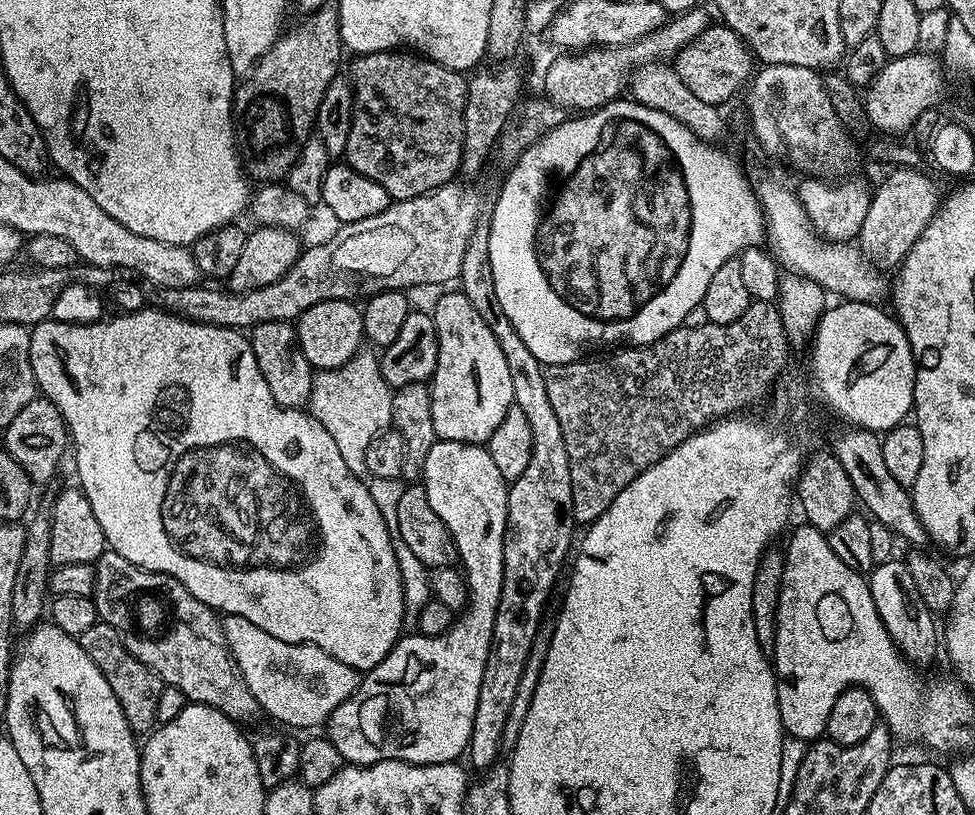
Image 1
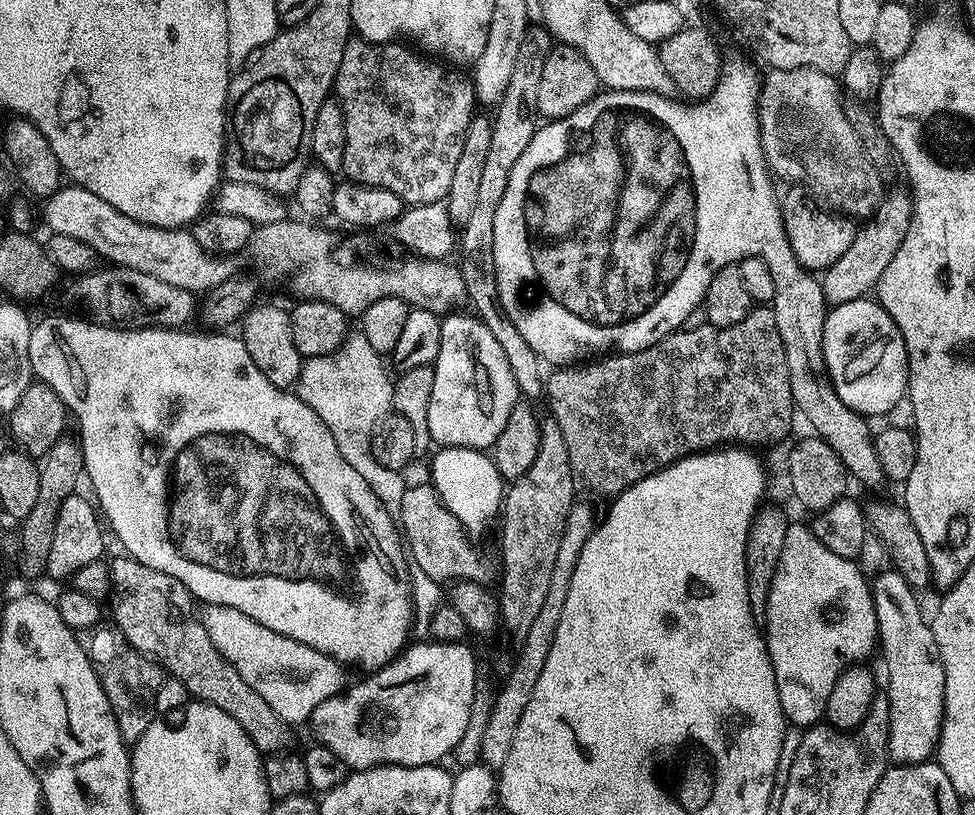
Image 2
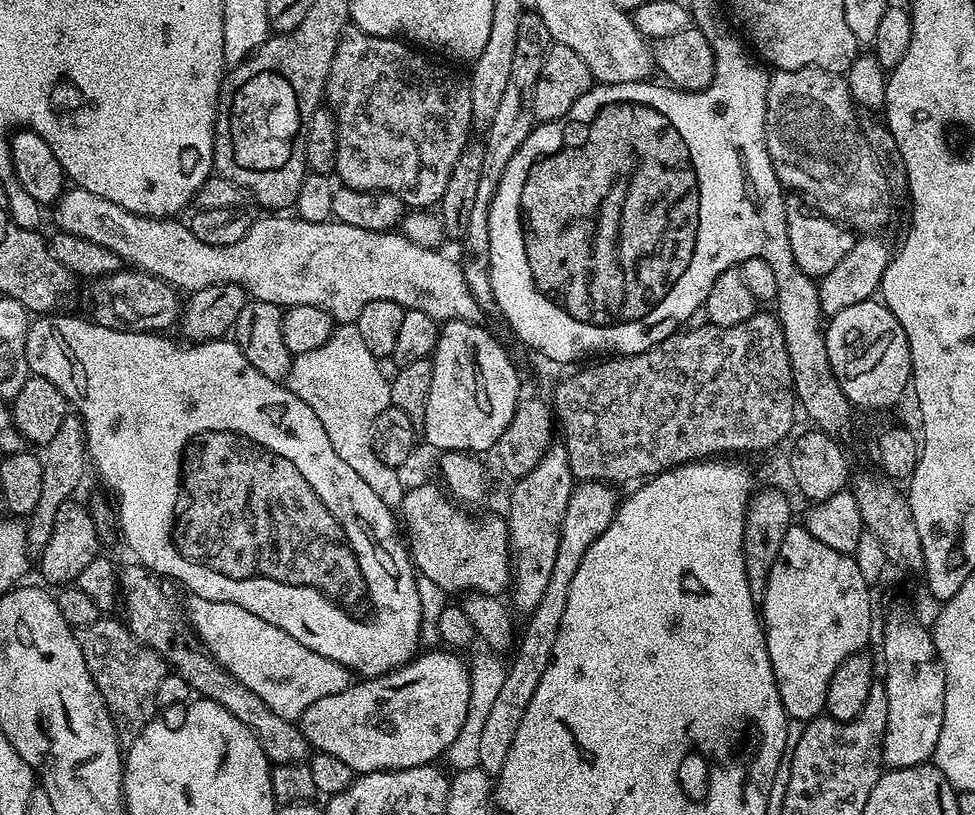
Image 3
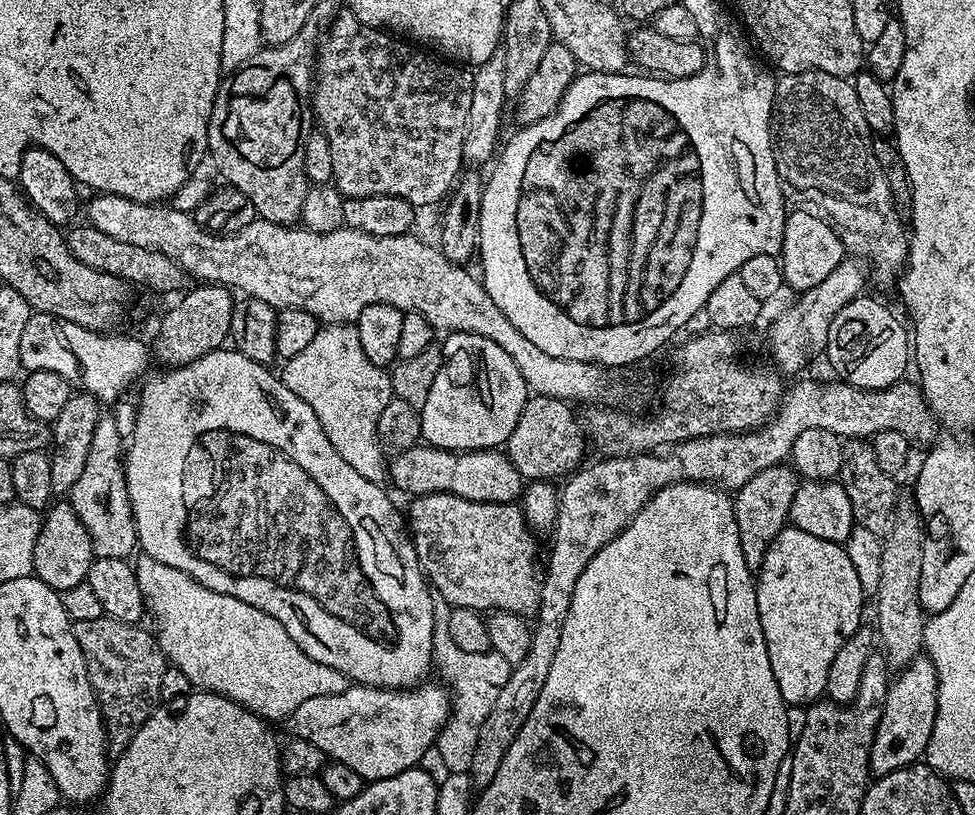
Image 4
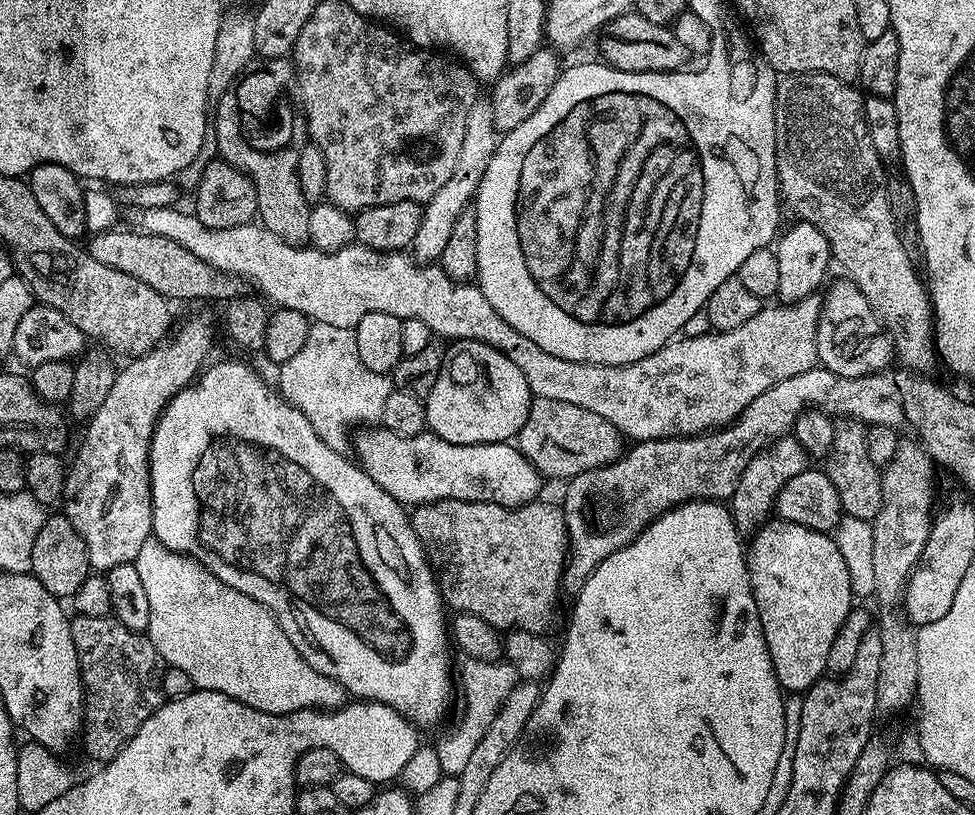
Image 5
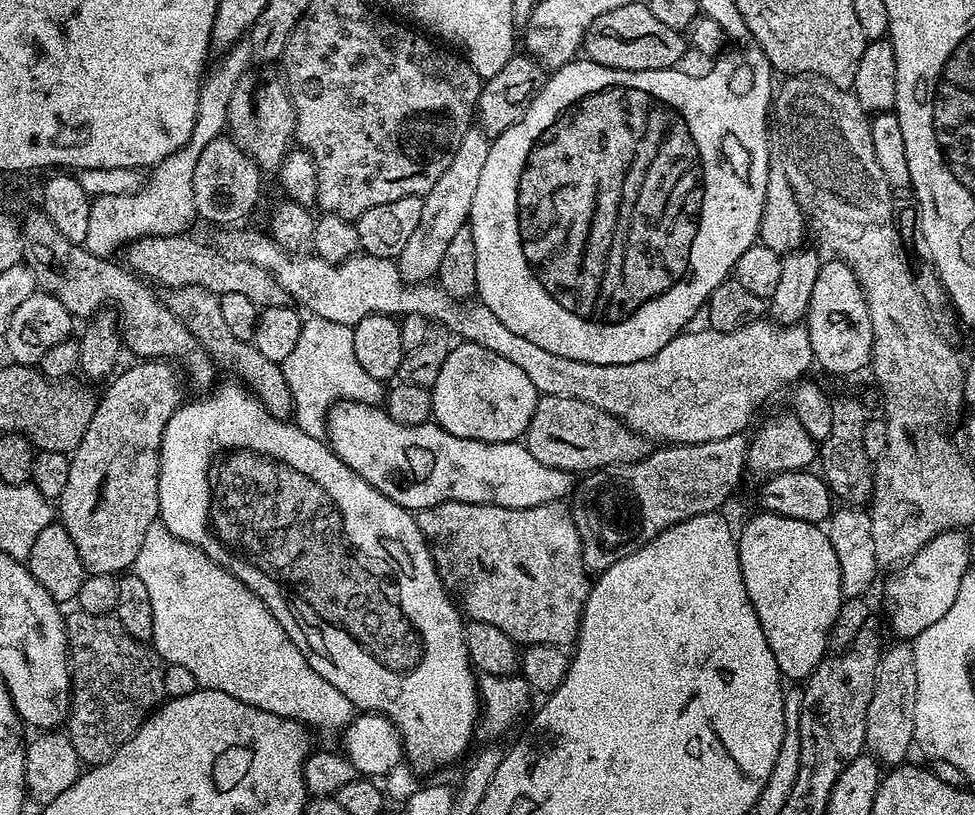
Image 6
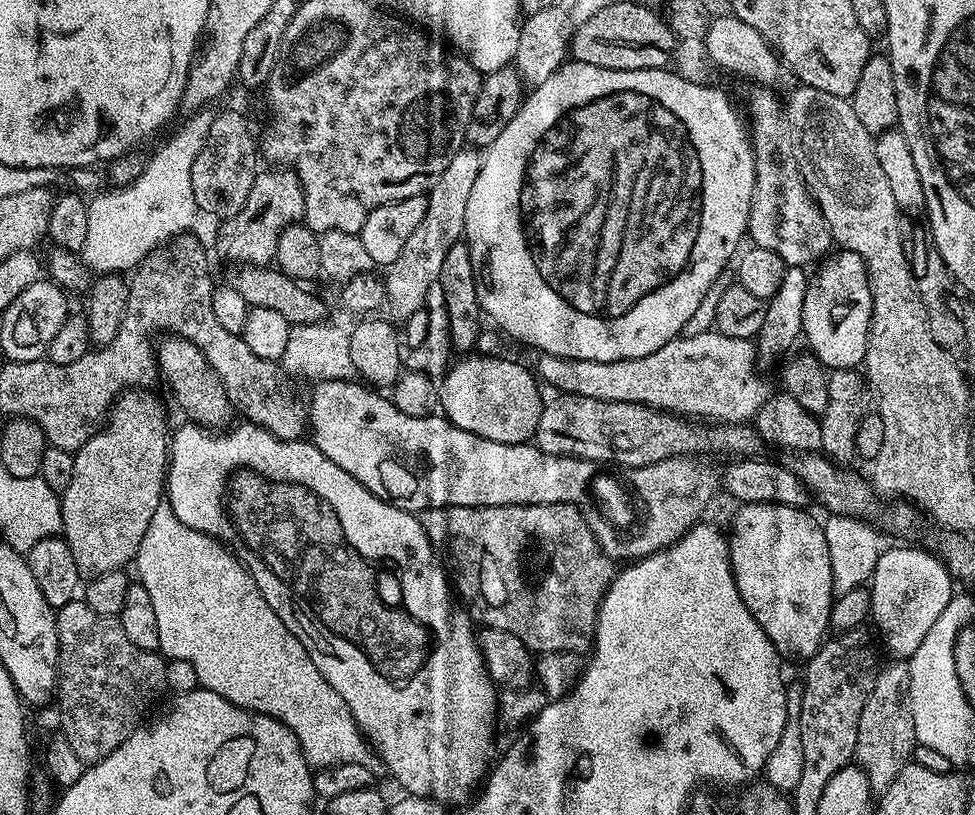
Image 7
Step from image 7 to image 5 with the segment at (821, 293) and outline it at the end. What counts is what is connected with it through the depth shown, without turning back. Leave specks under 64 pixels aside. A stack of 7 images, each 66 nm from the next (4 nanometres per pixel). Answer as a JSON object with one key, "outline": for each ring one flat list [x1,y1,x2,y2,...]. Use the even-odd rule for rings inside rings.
{"outline":[[851,282,836,284,825,295,822,300,820,310,820,322,816,327,816,337,818,338,819,363,825,368,829,368,834,374,842,374,846,378,858,378,859,376,871,376,874,372,883,372,889,367,888,364,894,360,894,345,892,337,888,335,883,324,880,323,879,316,866,302,862,290]]}

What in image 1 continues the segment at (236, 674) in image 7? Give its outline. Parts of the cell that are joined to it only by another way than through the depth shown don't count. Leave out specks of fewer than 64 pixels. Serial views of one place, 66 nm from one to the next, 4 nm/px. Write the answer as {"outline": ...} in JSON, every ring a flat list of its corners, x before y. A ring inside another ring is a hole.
{"outline":[[224,616,222,623,228,648,246,678,246,686,250,686,250,694,258,698,263,715,273,716,280,723,277,725,292,730,319,729,316,727,327,725,334,710,360,685,361,673,346,666,346,662,338,662,316,644,282,642,282,638,258,630,254,622,246,622,241,616]]}

